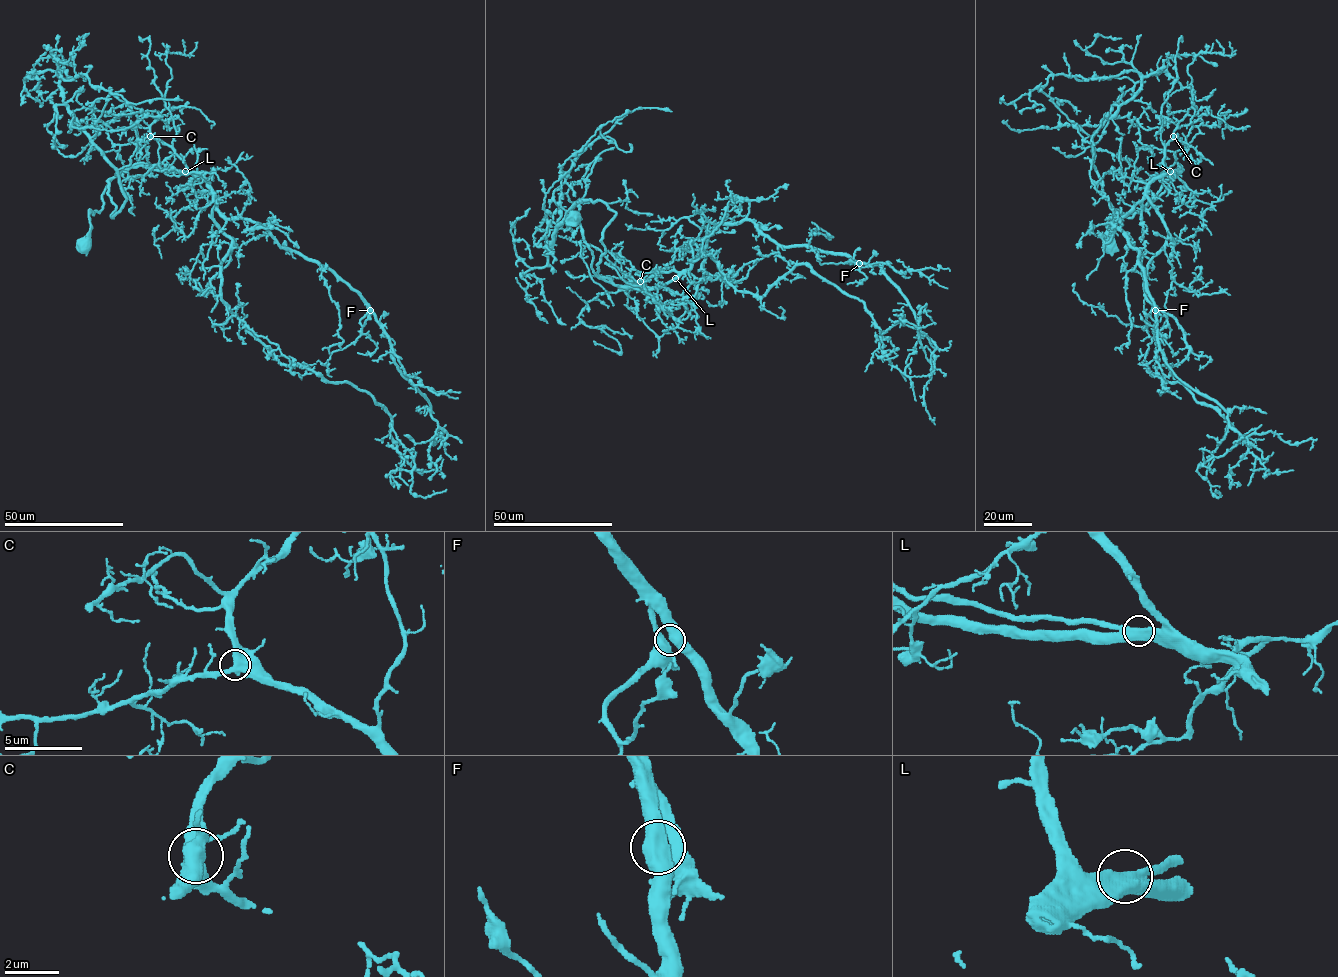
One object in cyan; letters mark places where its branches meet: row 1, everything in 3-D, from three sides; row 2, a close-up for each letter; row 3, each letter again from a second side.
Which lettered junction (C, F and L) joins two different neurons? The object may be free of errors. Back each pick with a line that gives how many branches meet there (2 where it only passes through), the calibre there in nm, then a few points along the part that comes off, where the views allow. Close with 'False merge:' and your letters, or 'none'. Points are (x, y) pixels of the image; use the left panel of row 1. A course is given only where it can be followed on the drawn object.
False merge: none

